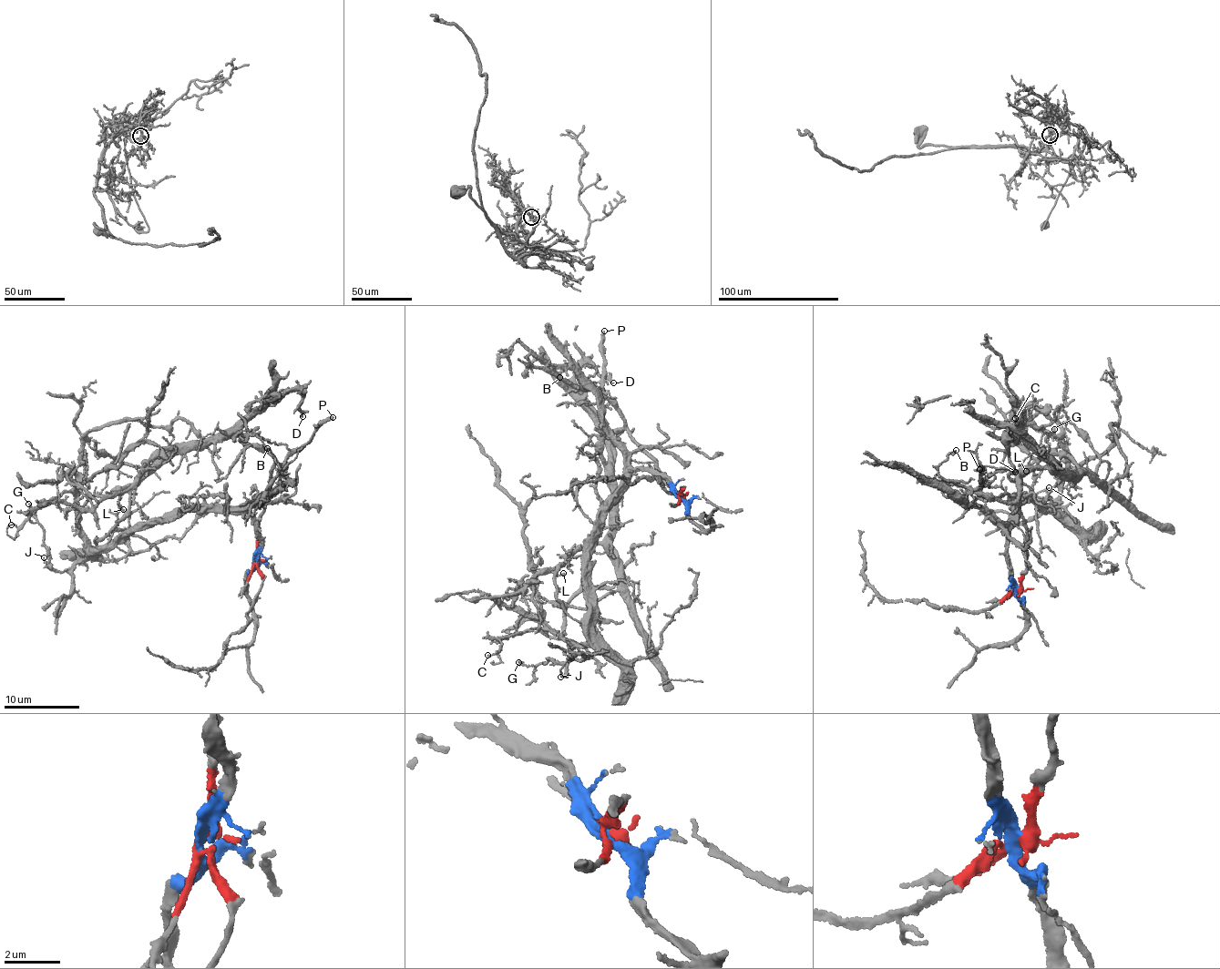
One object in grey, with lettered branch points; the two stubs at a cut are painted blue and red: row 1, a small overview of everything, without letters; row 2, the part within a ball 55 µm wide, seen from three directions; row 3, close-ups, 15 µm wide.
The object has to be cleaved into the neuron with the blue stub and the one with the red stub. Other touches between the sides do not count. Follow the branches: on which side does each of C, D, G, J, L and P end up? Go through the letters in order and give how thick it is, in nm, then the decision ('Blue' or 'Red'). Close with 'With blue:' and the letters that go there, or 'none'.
C: Thickness 130 nm. Blue
D: Thickness 160 nm. Red
G: Thickness 160 nm. Blue
J: Thickness 160 nm. Blue
L: Thickness 120 nm. Red
P: Thickness 260 nm. Blue
With blue: C, G, J, P

